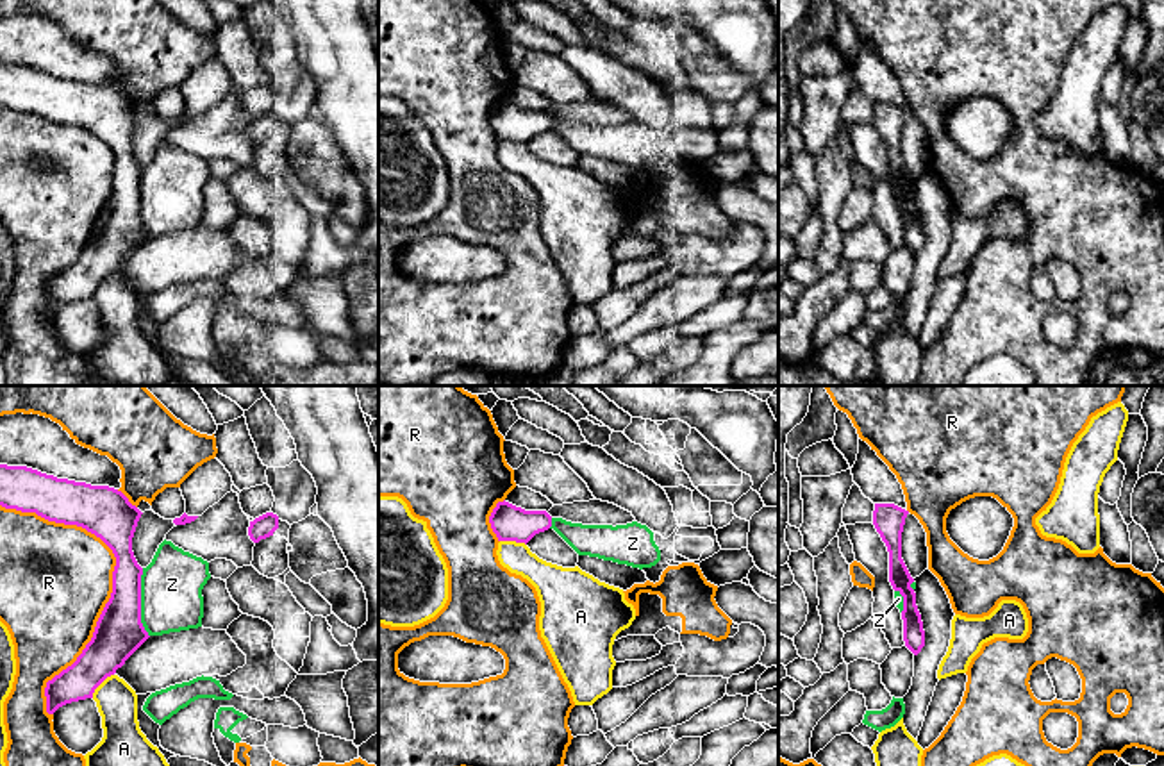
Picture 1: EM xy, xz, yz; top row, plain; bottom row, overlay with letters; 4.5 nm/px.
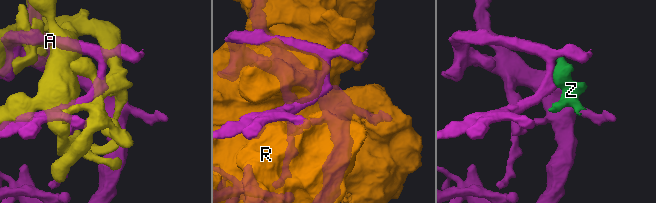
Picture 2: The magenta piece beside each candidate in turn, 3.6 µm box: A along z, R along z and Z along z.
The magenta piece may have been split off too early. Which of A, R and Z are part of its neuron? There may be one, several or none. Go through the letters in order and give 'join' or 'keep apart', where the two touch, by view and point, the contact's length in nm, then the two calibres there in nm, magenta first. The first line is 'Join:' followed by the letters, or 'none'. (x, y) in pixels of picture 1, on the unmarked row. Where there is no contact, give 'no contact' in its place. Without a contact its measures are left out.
Join: none
A: keep apart; meets magenta in xy at (100, 283); contact 150 nm long; 220 nm thick on the magenta side, 180 nm on the other
R: keep apart; meets magenta in xy at (113, 181); contact 1000 nm long; 220 nm thick on the magenta side, 480 nm on the other
Z: keep apart; meets magenta in xy at (140, 202); contact 320 nm long; 220 nm thick on the magenta side, 280 nm on the other

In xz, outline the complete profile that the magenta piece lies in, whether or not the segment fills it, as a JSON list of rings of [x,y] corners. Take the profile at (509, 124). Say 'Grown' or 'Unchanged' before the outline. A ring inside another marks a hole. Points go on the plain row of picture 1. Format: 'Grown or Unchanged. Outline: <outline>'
Unchanged. Outline: [[[503,100],[493,109],[489,123],[498,141],[527,145],[536,134],[552,127],[552,116],[546,111],[525,111]]]

